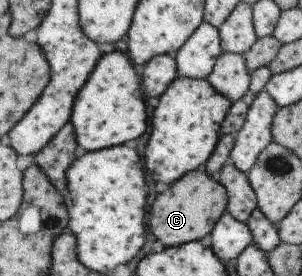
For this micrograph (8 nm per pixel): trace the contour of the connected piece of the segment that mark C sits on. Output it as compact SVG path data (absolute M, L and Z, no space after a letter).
M203 168L186 172L169 186L169 189L159 193L151 204L148 215L147 231L150 231L165 247L182 245L189 241L199 241L205 234L209 234L213 225L226 210L226 190L215 178L211 178Z

